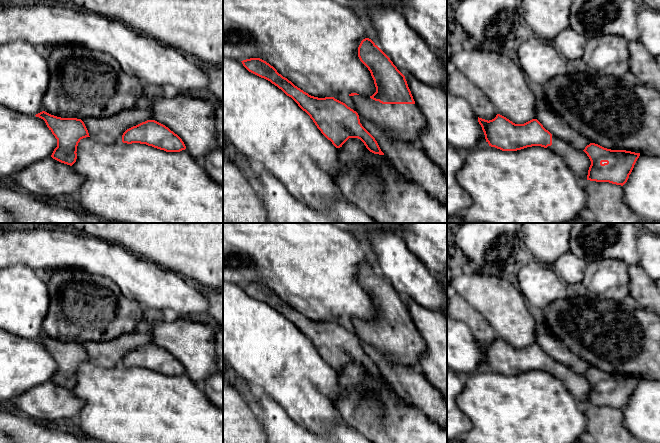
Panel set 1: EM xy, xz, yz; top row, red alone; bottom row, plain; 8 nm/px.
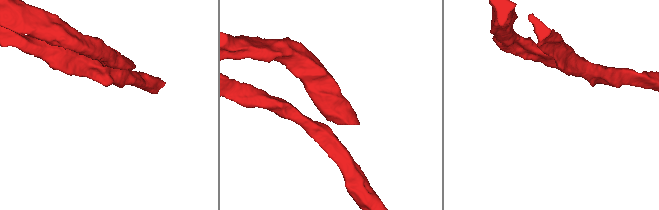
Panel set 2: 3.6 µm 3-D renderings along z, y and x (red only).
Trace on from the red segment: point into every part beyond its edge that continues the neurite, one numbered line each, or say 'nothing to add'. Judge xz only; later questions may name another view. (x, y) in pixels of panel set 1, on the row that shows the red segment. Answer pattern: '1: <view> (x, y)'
1: xz (405, 122)

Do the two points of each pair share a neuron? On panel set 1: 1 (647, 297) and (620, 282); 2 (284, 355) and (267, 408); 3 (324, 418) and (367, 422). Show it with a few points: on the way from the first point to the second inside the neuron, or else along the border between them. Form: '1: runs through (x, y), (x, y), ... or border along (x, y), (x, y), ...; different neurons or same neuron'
1: border along (629, 267), (628, 294); different neurons
2: border along (255, 389), (275, 400), (287, 414); different neurons
3: border along (337, 397), (334, 406), (345, 422); different neurons

